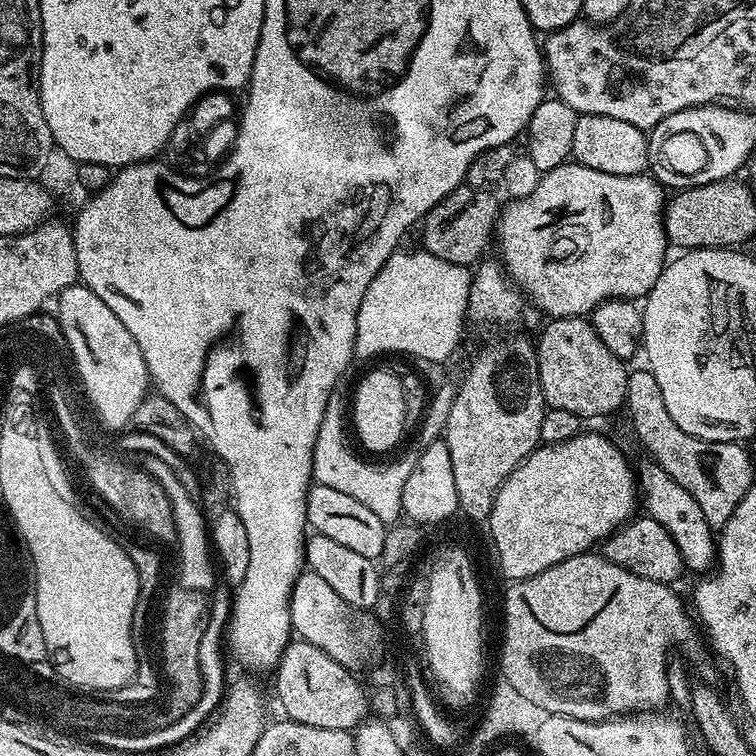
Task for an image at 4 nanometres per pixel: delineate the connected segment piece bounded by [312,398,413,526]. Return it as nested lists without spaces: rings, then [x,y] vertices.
[[[333,398],[328,401],[326,414],[322,414],[322,426],[318,430],[318,438],[314,444],[312,474],[315,483],[331,486],[334,490],[342,490],[342,494],[350,494],[350,498],[358,498],[362,506],[374,510],[378,518],[382,518],[385,526],[392,526],[401,519],[402,490],[406,486],[406,478],[410,478],[413,461],[396,460],[393,464],[371,464],[368,460],[359,460],[352,453],[348,440],[344,437],[346,428],[346,404]]]

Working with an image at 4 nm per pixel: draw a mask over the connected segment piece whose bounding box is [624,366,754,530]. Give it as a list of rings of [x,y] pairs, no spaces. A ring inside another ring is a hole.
[[[647,367],[629,371],[626,382],[626,413],[632,419],[632,432],[640,439],[647,455],[655,460],[694,502],[702,509],[706,522],[714,530],[719,530],[730,522],[730,514],[742,502],[746,490],[754,482],[752,476],[752,456],[745,445],[730,440],[703,440],[694,434],[686,434],[674,418],[670,418],[670,410],[666,410],[666,402],[662,398],[662,389],[658,381]]]

